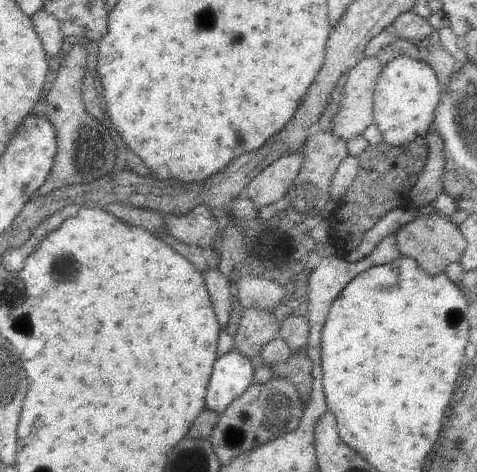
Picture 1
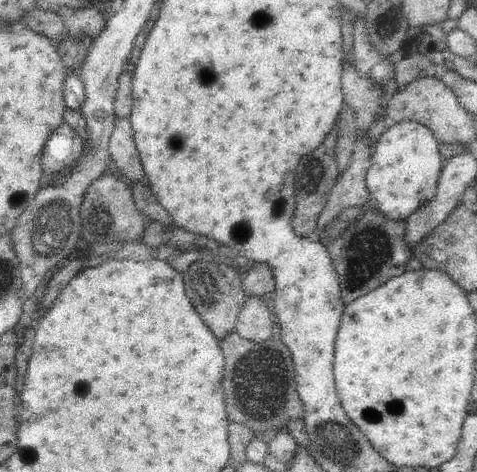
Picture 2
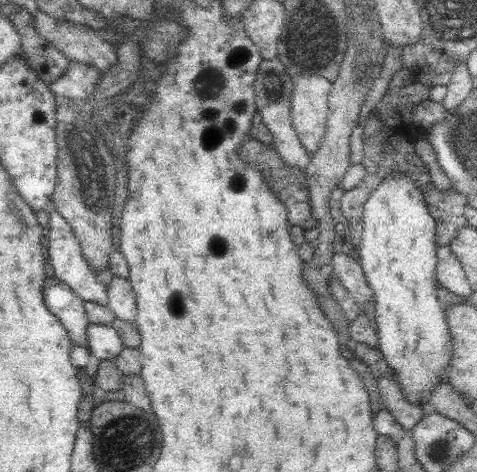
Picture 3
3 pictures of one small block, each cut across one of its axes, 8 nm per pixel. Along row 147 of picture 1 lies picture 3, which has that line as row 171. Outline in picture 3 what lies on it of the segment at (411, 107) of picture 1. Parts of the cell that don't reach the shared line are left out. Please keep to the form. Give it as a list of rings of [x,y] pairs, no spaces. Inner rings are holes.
[[[389,172],[381,184],[371,190],[363,204],[363,234],[357,250],[357,260],[365,272],[365,280],[373,292],[375,316],[373,324],[379,338],[379,350],[387,364],[397,372],[399,384],[409,402],[421,400],[423,392],[435,390],[435,384],[445,378],[445,368],[451,364],[451,338],[445,322],[445,304],[437,298],[437,244],[435,244],[437,220],[429,214],[421,188],[403,172]]]

